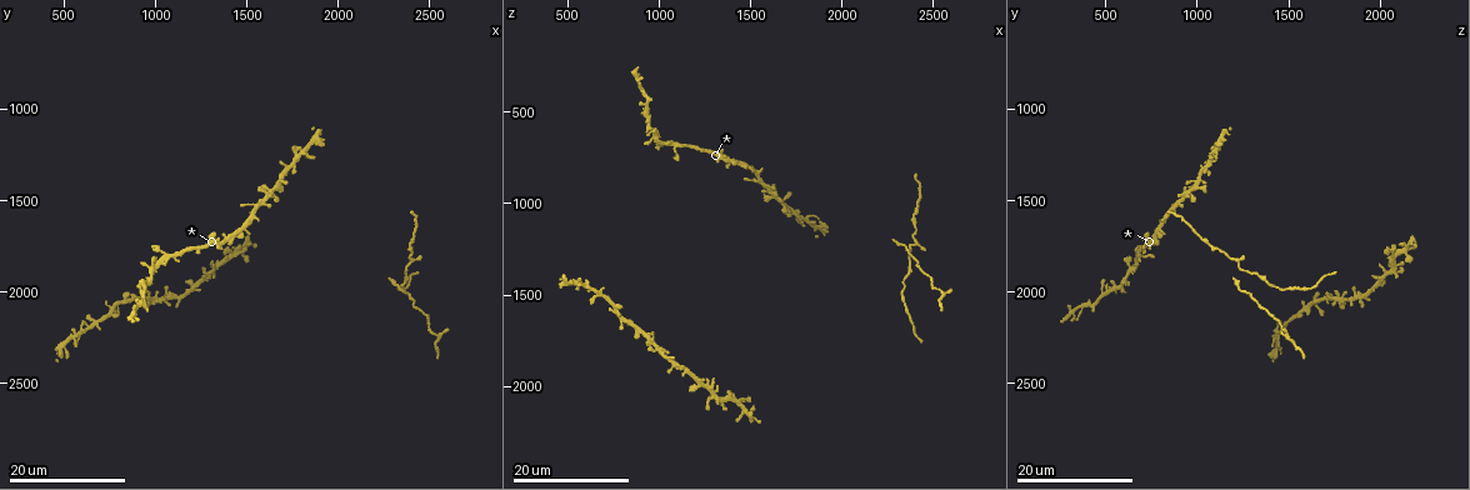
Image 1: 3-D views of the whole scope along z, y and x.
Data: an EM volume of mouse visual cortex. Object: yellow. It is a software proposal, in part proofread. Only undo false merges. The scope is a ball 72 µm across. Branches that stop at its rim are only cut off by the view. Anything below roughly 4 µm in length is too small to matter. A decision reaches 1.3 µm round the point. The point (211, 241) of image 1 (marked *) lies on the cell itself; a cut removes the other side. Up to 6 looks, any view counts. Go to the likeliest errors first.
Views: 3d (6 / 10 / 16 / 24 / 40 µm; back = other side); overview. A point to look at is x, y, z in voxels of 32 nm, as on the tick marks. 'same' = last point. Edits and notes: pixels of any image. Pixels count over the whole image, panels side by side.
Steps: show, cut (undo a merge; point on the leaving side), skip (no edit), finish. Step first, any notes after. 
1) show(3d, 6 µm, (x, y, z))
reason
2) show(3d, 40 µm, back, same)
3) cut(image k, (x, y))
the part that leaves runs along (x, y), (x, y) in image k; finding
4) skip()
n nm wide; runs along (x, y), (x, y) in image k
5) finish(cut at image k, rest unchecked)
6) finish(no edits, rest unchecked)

show(3d, 24 µm, (1800, 1220, 1080))
four arms meet

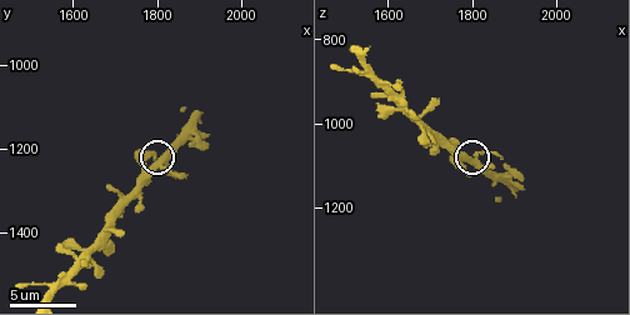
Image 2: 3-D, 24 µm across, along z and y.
show(3d, 6 µm, (1810, 1230, 1085))

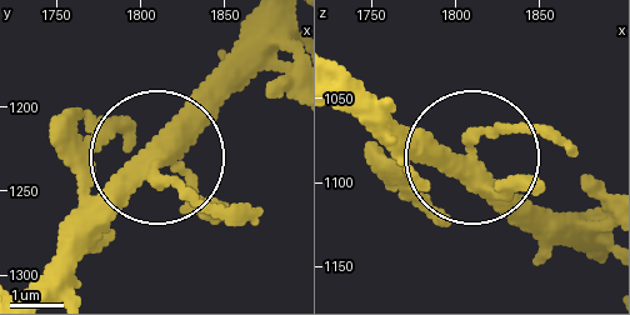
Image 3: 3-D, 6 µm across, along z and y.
skip()
4 arms; runs along (36, 281), (246, 71) in image 3; one cell here

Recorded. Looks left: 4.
show(3d, 16 µm, (2400, 1860, 1240))
sudden change in width

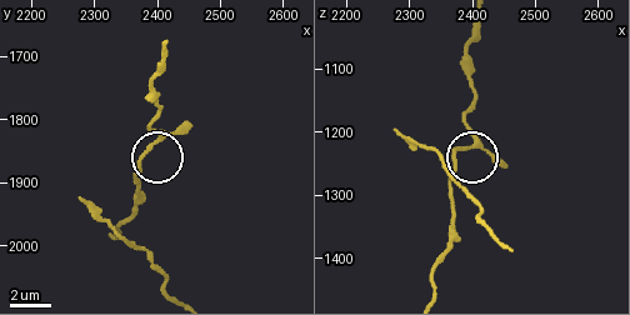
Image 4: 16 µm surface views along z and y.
show(3d, 10 µm, (2390, 1835, 1225))

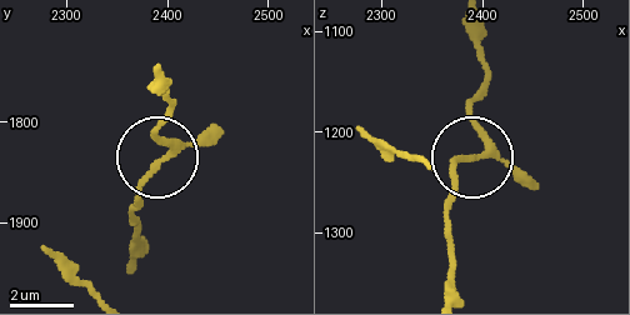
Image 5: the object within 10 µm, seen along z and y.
skip()
190 nm wide; continuous, no second cell

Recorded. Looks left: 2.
finish(no edits, rest unchecked)

